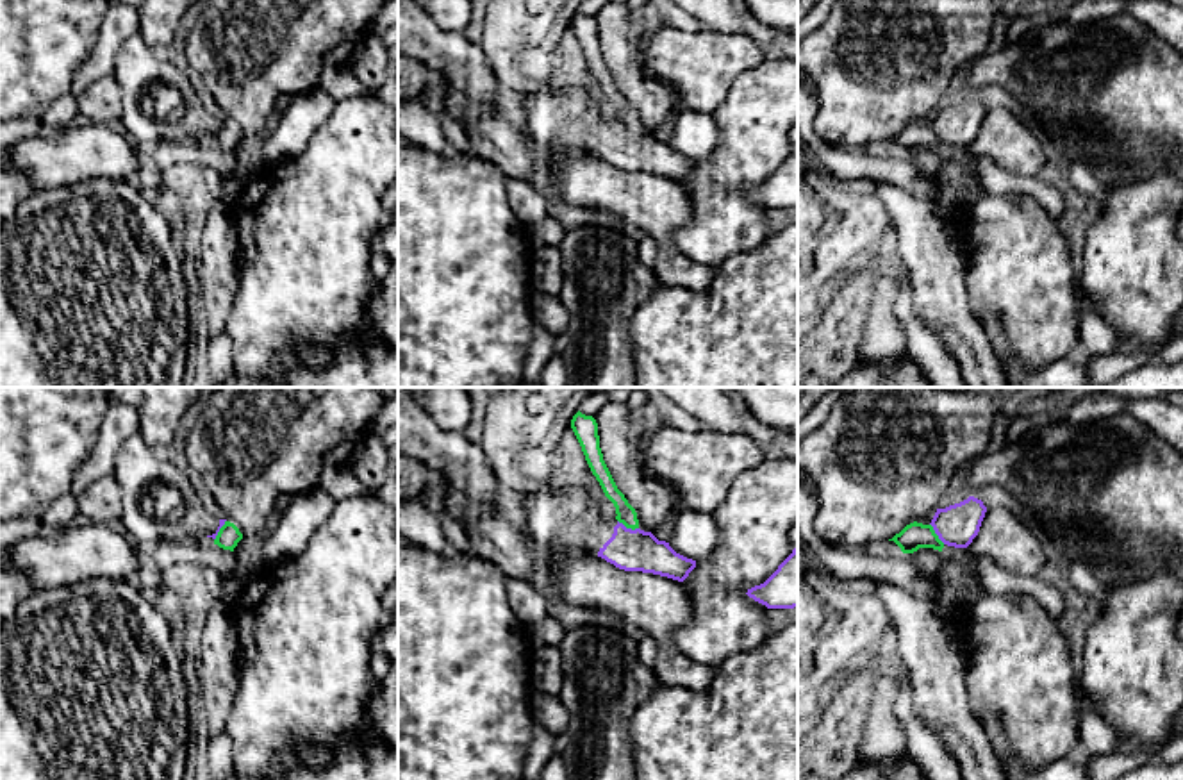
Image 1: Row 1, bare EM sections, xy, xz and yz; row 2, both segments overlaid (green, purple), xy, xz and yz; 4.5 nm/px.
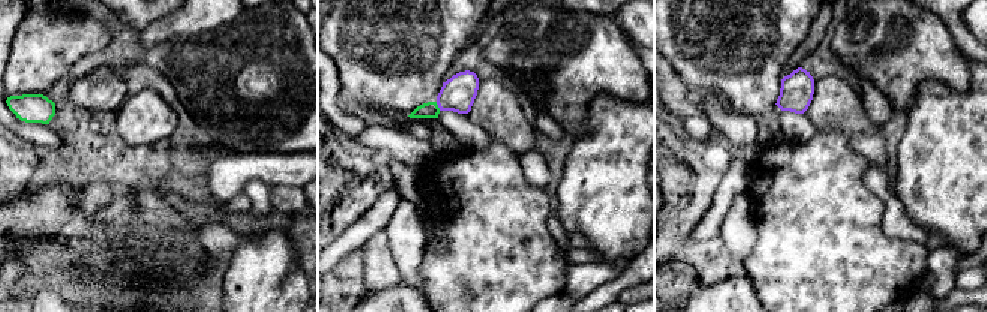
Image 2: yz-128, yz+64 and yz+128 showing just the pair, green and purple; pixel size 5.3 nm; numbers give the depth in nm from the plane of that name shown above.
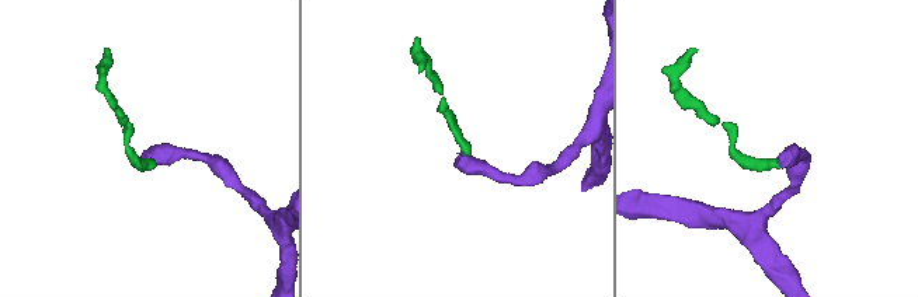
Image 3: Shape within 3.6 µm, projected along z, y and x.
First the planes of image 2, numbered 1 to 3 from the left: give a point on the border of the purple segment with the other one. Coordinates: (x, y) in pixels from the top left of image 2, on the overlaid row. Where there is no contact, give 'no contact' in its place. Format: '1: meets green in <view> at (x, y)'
1: no contact
2: meets green in yz+64 at (437, 107)
3: no contact

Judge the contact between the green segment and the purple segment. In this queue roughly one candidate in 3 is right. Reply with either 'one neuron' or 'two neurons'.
two neurons

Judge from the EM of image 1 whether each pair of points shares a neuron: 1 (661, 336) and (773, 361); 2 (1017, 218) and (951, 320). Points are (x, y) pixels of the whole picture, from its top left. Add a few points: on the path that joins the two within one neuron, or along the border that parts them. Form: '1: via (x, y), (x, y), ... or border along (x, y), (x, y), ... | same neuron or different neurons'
1: via (689, 347), (705, 361), (744, 361) | same neuron
2: border along (966, 263), (967, 304), (978, 322) | different neurons

